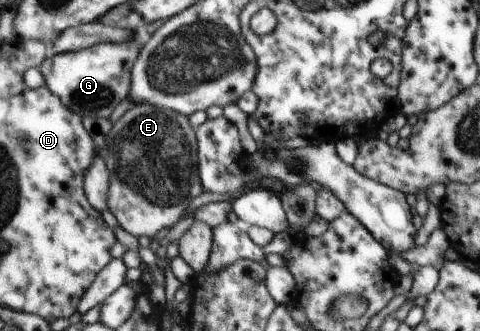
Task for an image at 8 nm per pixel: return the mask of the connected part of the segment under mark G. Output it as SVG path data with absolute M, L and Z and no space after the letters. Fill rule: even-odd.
M135 36L125 43L101 43L81 51L49 55L39 68L45 85L77 115L109 118L113 109L128 96L131 87L131 69L138 59L139 43Z

